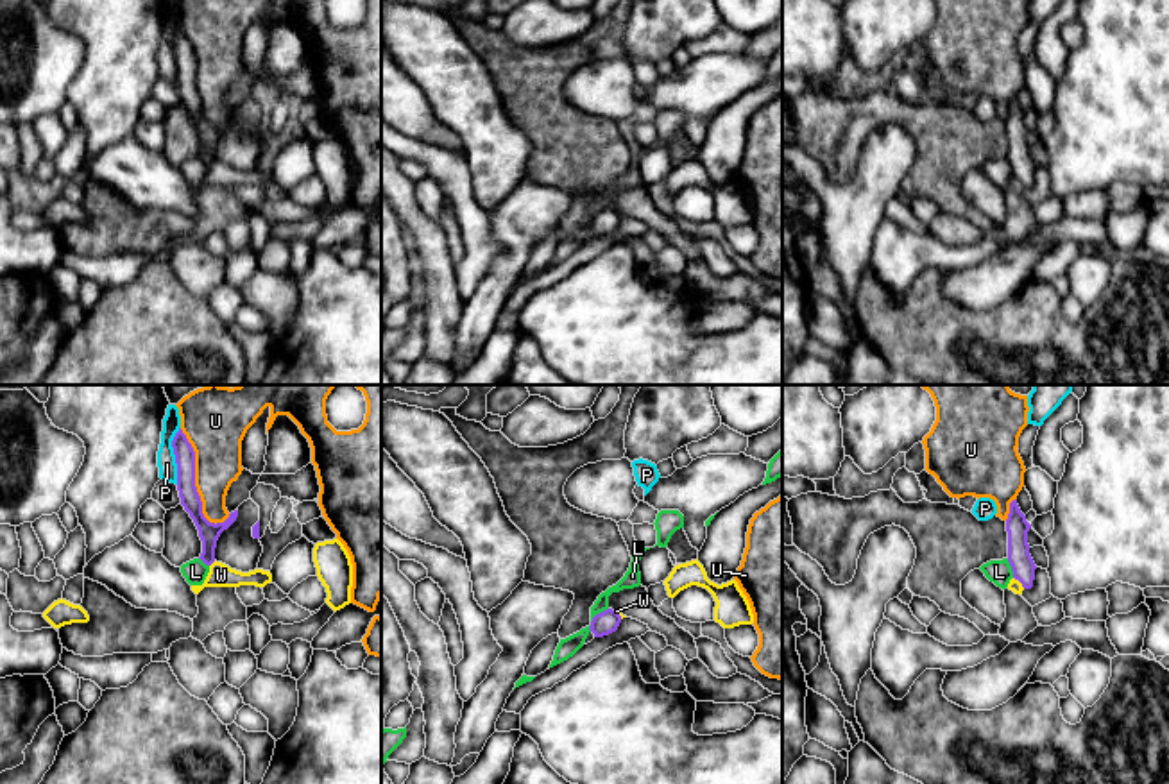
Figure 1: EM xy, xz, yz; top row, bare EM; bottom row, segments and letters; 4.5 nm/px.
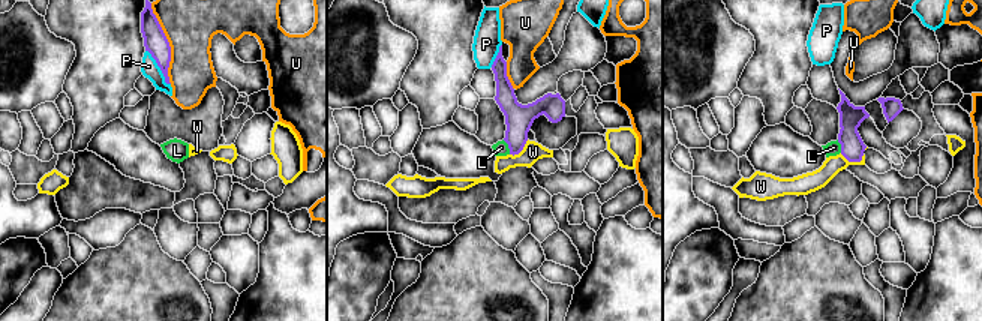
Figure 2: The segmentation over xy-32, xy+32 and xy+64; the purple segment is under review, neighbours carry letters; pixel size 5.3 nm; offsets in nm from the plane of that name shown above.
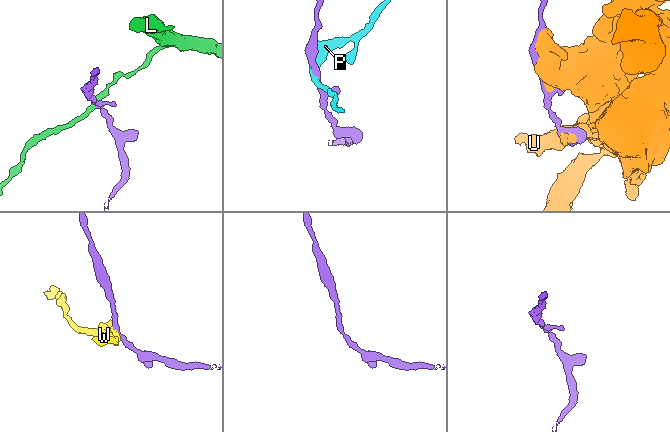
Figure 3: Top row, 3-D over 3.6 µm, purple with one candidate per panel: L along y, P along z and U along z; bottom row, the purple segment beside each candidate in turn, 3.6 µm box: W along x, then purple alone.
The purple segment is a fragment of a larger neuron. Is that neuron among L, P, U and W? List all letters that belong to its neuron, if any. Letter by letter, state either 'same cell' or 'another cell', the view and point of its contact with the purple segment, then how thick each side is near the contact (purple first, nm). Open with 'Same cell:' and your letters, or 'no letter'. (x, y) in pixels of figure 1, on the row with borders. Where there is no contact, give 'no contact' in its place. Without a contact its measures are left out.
Same cell: no letter
L: another cell | xz (600, 613) | 110/80 nm
P: another cell | xy (174, 453) | 100/80 nm
U: another cell | xy (194, 482) | 100/260 nm
W: another cell | xy (212, 562) | 90/110 nm

